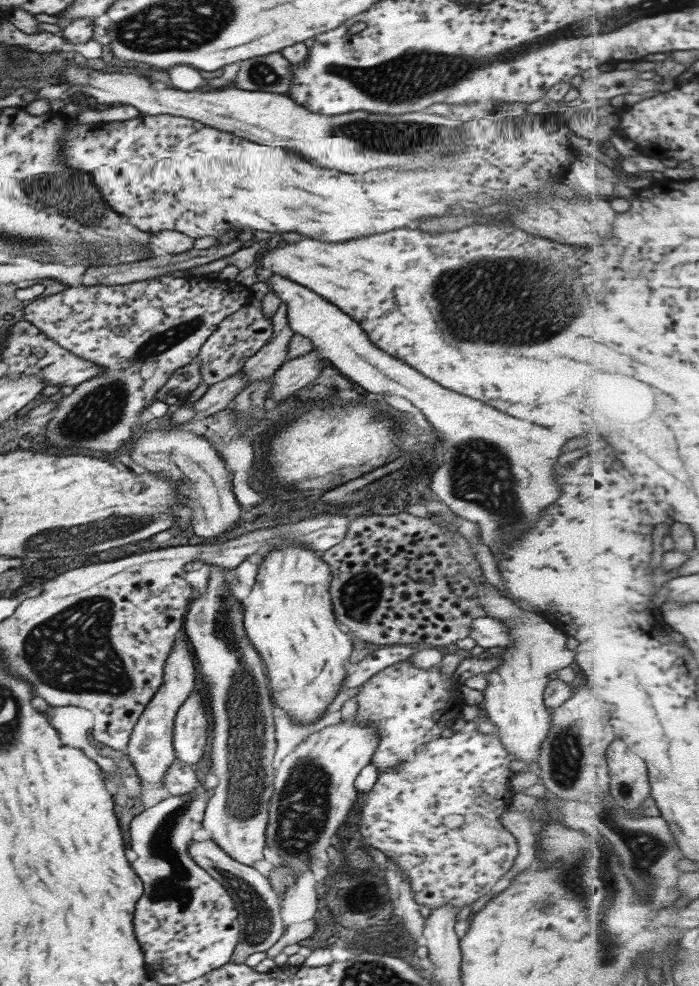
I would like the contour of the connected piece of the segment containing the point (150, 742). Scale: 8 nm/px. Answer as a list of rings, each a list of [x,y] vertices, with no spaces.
[[[183,636],[179,642],[175,641],[172,644],[171,652],[167,655],[162,670],[161,684],[139,715],[127,741],[125,752],[141,782],[161,786],[165,770],[176,760],[172,749],[173,721],[177,709],[195,686],[195,667],[193,666],[195,661],[191,656],[191,648]]]

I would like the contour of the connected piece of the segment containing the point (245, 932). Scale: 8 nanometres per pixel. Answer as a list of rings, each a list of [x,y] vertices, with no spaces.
[[[211,840],[193,841],[186,848],[191,860],[202,868],[213,880],[216,880],[231,897],[238,914],[239,938],[227,963],[241,964],[249,954],[263,952],[275,944],[283,930],[280,908],[275,893],[271,890],[268,879],[251,866],[245,866],[229,858],[217,844]]]

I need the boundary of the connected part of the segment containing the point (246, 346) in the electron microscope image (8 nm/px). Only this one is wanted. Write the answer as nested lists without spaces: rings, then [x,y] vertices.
[[[256,300],[248,301],[235,313],[223,318],[215,332],[207,337],[196,356],[200,364],[200,382],[209,386],[240,372],[244,360],[256,354],[269,340],[271,333],[271,321],[263,317],[261,302]]]

